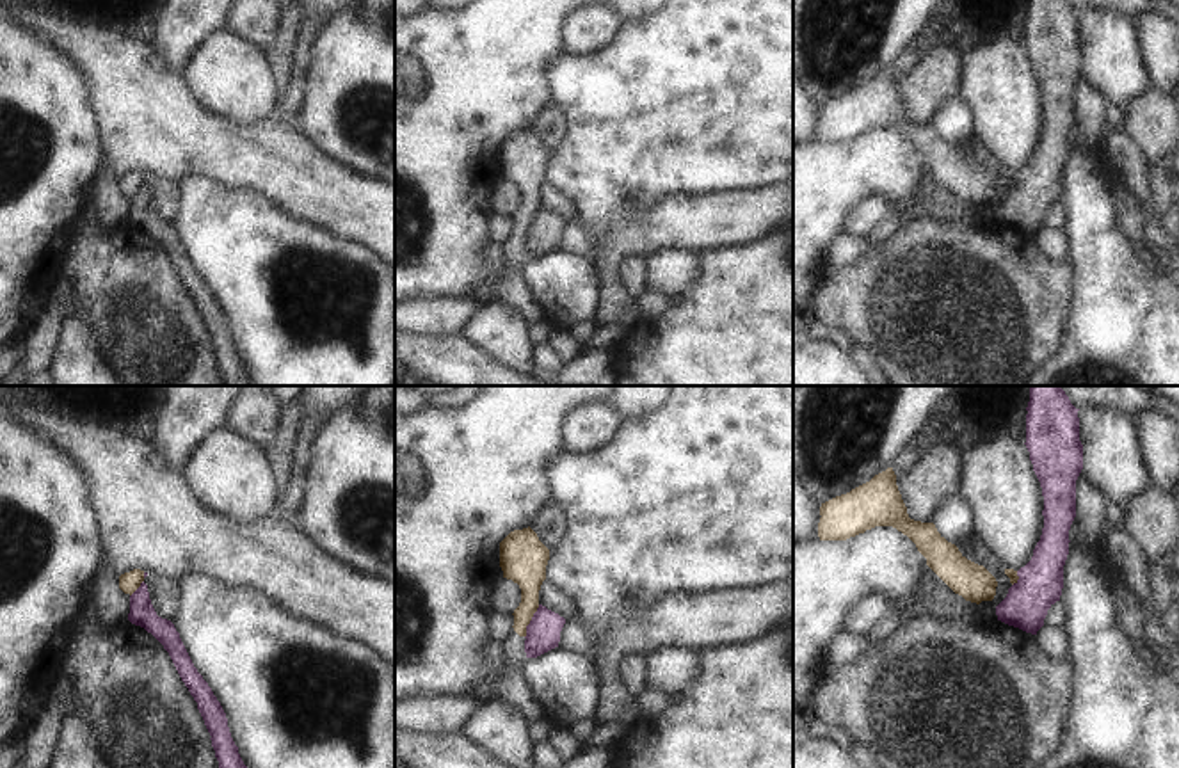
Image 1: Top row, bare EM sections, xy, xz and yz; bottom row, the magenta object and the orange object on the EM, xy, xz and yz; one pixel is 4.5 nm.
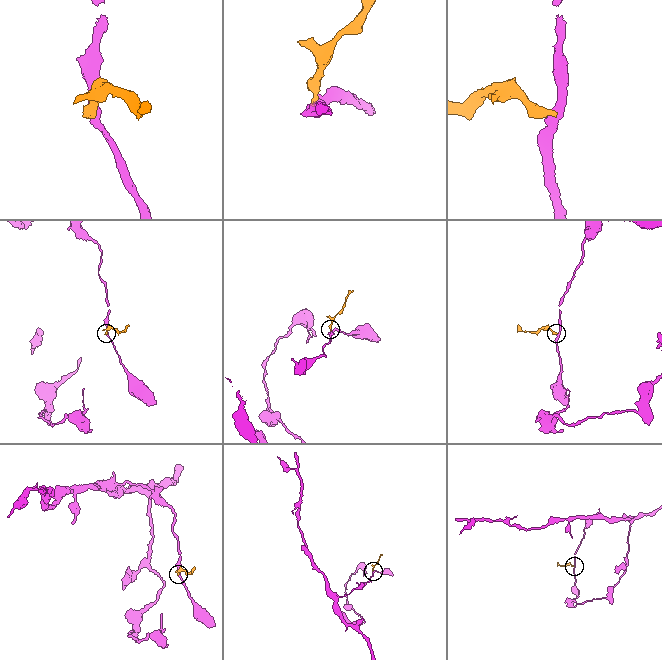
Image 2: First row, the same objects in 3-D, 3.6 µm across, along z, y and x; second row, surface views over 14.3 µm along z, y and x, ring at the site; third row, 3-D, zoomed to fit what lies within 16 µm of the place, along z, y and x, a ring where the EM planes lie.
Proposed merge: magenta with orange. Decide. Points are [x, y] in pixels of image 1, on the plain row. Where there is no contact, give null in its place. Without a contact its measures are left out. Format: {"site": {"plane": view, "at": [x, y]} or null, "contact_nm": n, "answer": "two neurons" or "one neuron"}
{"site": {"plane": "xz", "at": [530, 223]}, "contact_nm": 170, "answer": "two neurons"}

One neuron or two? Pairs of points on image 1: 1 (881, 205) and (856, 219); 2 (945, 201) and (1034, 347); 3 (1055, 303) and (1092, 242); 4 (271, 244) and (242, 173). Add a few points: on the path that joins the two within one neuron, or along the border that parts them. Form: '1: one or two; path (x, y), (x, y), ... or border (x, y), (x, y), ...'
1: one; path (875, 208), (861, 219)
2: two; border (916, 217), (982, 226)
3: two; border (1067, 260), (1073, 269), (1069, 315)
4: two; border (210, 176), (232, 187), (258, 191), (287, 210)

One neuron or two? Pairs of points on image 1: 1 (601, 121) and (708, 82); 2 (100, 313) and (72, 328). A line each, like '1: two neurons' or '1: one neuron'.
1: one neuron
2: two neurons

